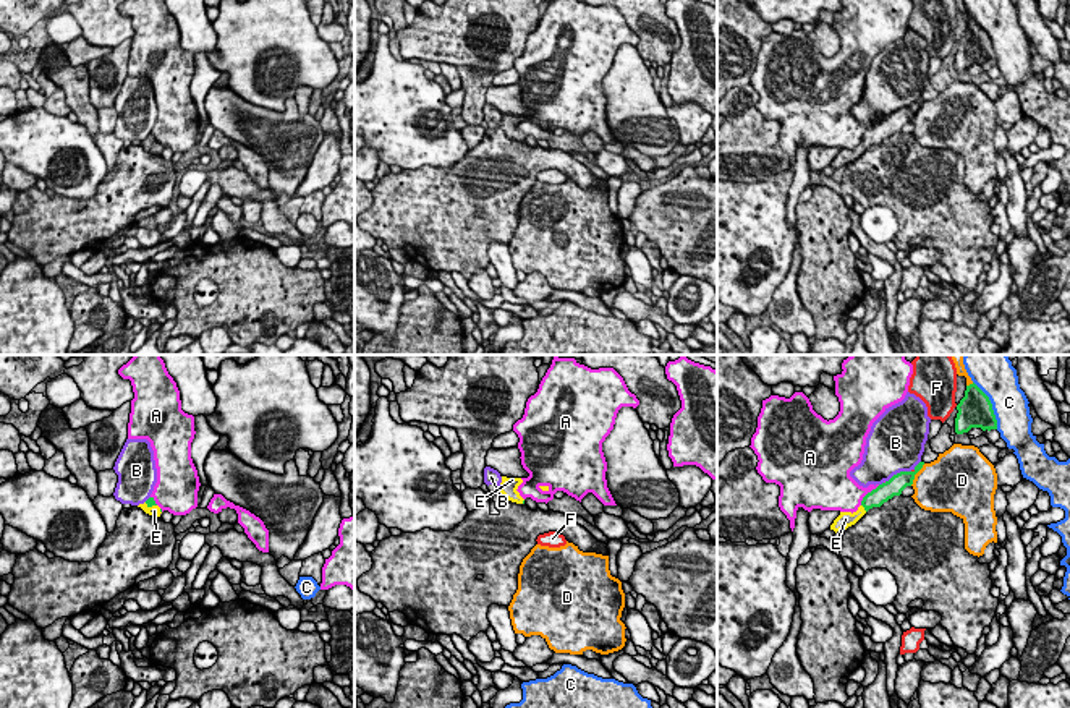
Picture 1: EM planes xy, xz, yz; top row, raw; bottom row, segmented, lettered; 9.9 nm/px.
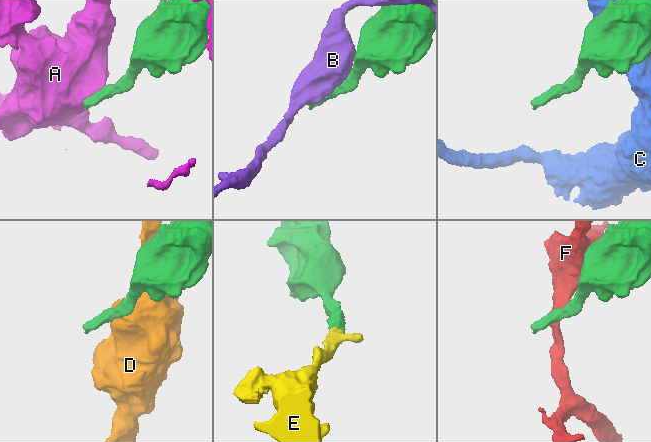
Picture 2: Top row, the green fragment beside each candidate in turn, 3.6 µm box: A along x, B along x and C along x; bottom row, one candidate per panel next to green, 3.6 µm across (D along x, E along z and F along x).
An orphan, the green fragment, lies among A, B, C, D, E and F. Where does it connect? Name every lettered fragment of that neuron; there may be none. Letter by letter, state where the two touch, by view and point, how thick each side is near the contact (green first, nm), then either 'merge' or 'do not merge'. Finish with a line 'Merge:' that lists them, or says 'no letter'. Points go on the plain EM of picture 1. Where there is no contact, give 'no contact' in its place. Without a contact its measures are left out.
A: meets green in yz at (868, 130); 180 nm thick on the green side, 340 nm on the other; do not merge
B: meets green in yz at (897, 110); 180 nm thick on the green side, 480 nm on the other; do not merge
C: meets green in yz at (991, 42); 360 nm thick on the green side, 360 nm on the other; do not merge
D: meets green in yz at (915, 110); 180 nm thick on the green side, 460 nm on the other; do not merge
E: meets green in yz at (863, 143); 180 nm thick on the green side, 160 nm on the other; merge
F: meets green in yz at (915, 107); 180 nm thick on the green side, 30 nm on the other; do not merge
Merge: E

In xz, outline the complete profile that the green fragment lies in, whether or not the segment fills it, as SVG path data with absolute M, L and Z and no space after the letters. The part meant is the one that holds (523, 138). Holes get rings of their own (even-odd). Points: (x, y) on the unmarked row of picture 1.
M502 113L502 120L499 123L499 128L512 139L516 141L524 141L524 136L520 133L520 130L516 128L518 123L523 120L521 115L507 115Z

